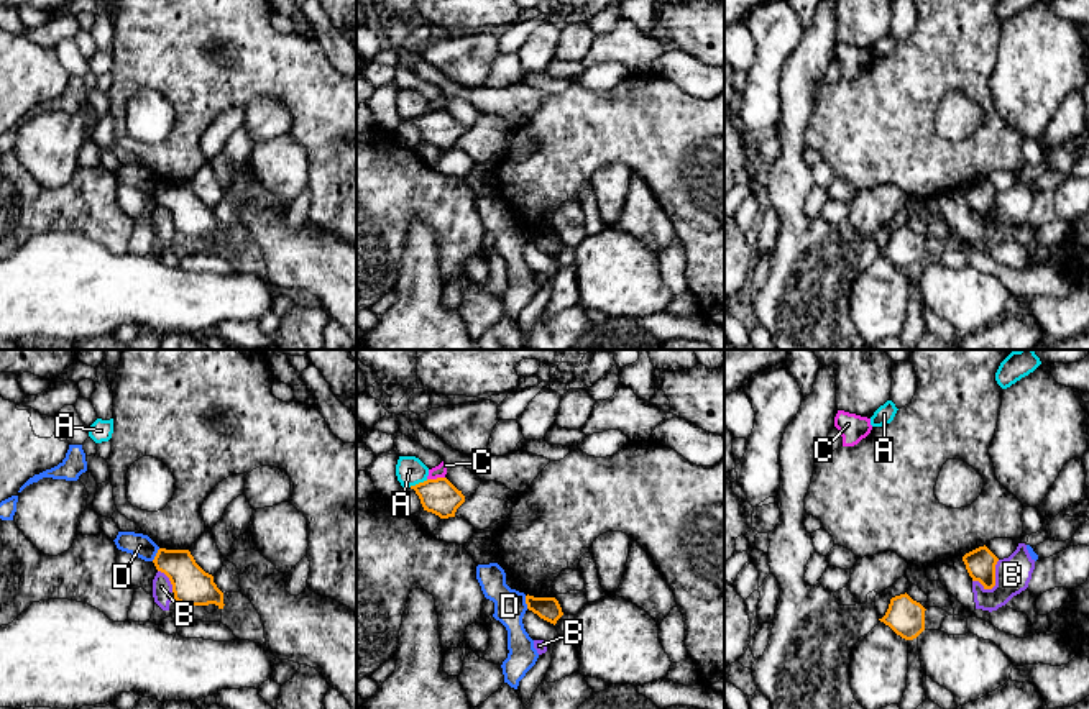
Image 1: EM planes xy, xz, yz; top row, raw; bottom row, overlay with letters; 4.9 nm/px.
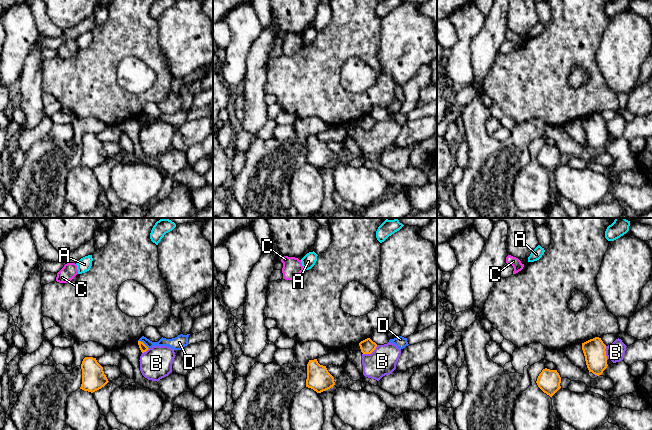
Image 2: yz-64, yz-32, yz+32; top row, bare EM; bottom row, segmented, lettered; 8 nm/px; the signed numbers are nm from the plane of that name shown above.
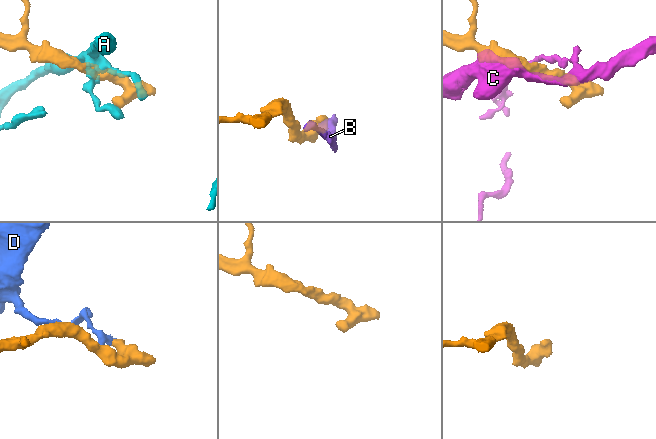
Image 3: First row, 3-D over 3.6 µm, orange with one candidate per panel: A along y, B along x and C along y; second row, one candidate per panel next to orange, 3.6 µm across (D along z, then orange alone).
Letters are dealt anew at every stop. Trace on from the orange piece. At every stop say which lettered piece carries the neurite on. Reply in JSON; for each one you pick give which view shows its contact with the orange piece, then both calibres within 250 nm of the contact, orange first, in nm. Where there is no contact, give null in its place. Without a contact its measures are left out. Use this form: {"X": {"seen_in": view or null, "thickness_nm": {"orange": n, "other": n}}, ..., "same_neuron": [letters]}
{"same_neuron": []}

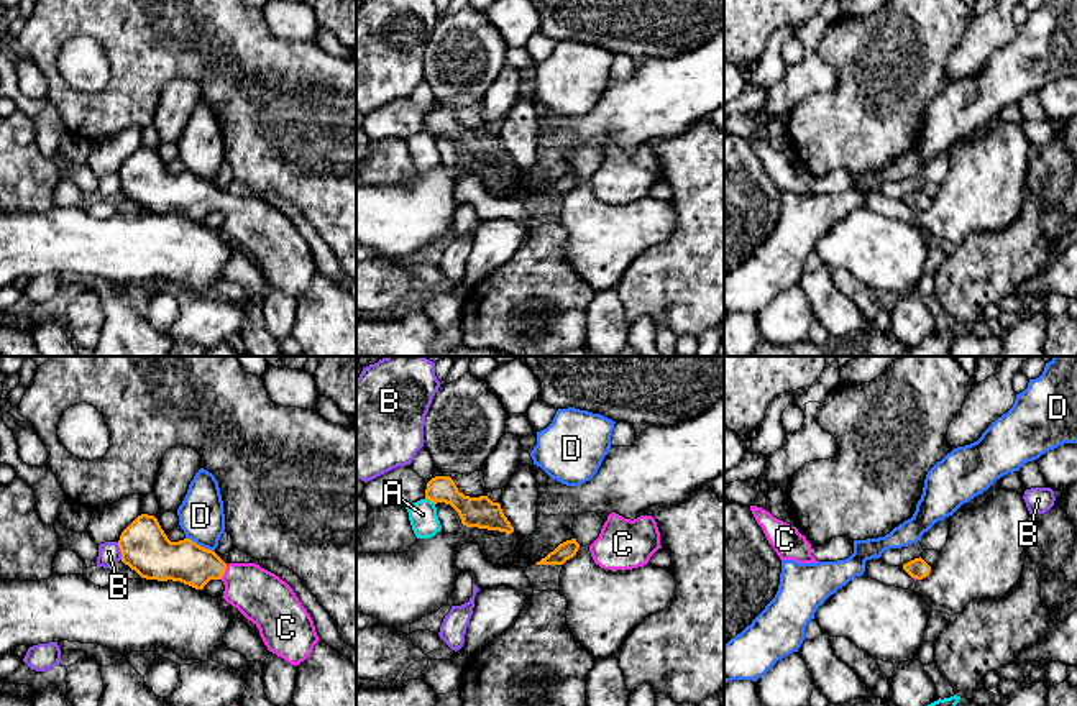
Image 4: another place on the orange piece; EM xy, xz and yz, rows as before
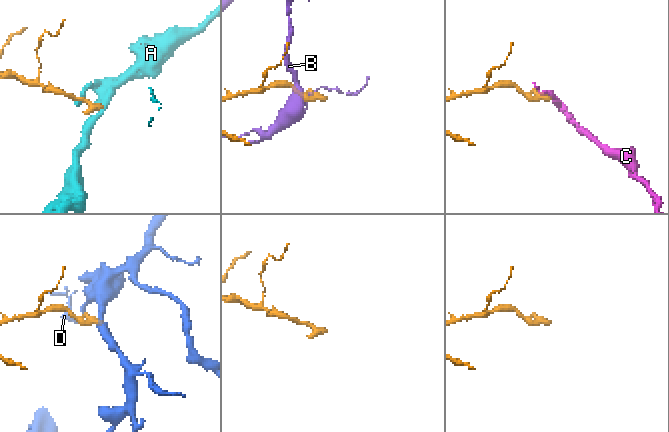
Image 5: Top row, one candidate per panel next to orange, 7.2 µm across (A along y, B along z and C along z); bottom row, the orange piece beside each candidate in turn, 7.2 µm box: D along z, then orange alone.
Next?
{"C": {"seen_in": "xy", "thickness_nm": {"orange": 200, "other": 260}}, "same_neuron": ["C"]}

